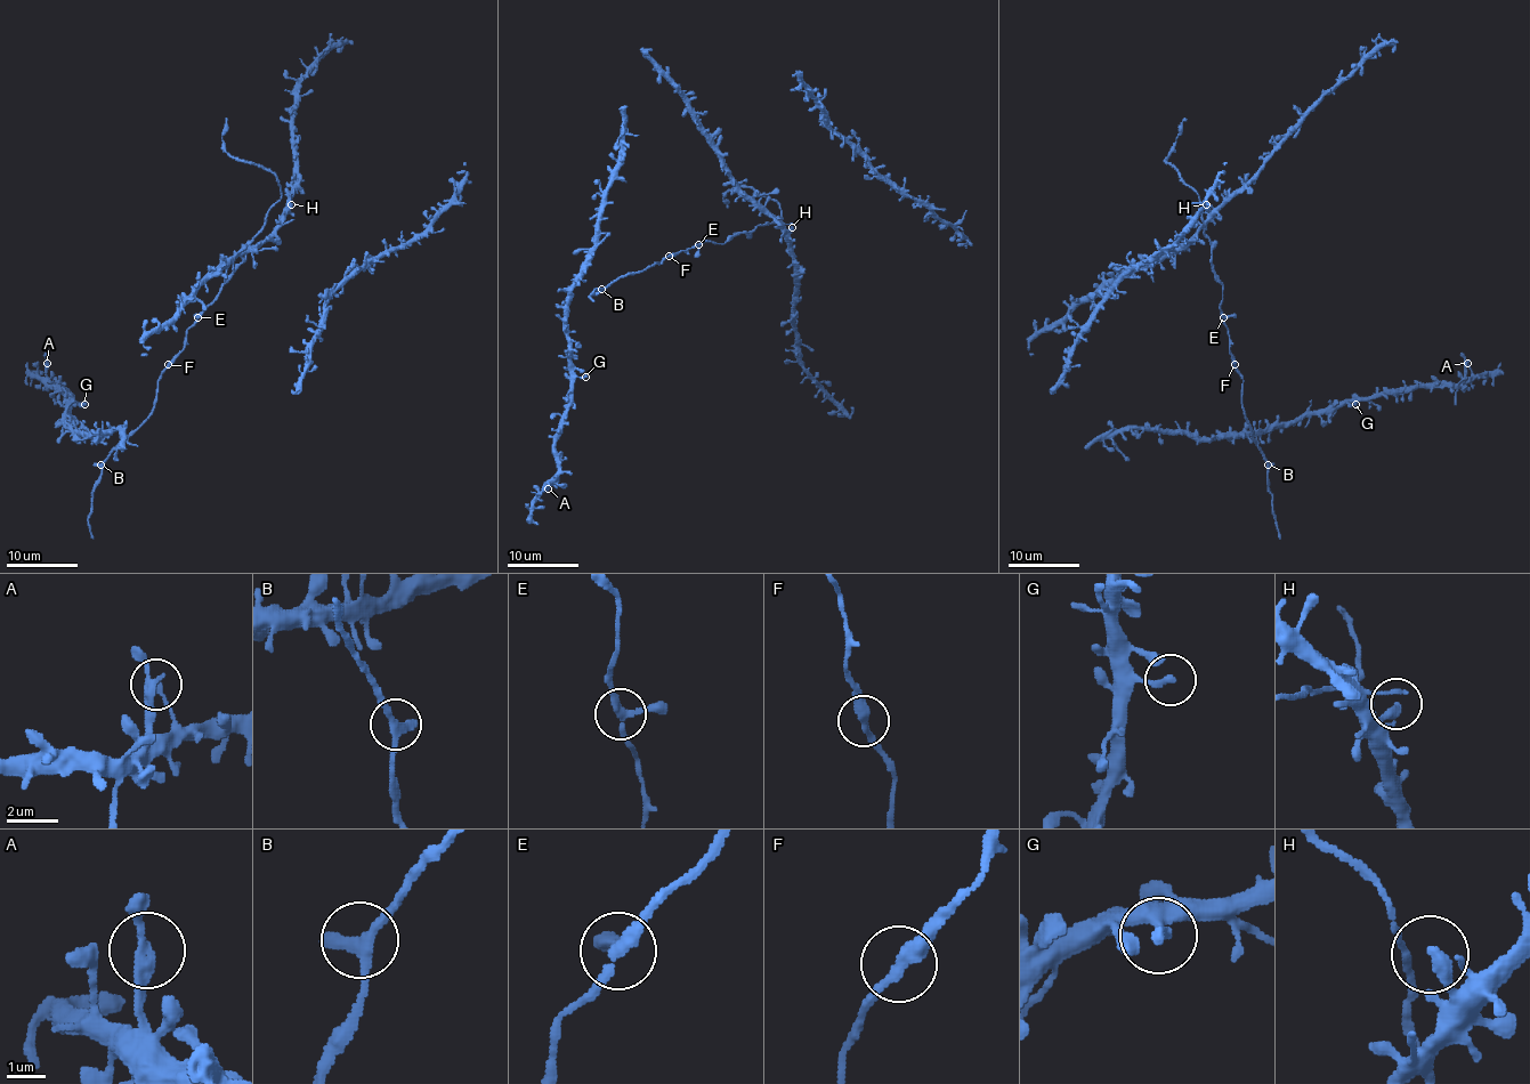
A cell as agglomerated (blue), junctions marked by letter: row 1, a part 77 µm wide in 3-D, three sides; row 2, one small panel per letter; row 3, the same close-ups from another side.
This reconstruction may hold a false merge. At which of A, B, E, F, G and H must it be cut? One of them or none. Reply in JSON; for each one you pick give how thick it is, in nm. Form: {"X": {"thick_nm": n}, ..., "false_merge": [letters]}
{"false_merge": []}

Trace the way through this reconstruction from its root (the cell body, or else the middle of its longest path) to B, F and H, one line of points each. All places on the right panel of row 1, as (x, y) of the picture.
B: (1227, 328), (1232, 364), (1243, 380), (1243, 414), (1251, 425), (1254, 443), (1268, 464)
F: (1227, 328), (1229, 354), (1235, 364)
H: (1227, 328), (1220, 309), (1222, 283), (1213, 272), (1211, 242), (1204, 233), (1209, 211), (1206, 204)

